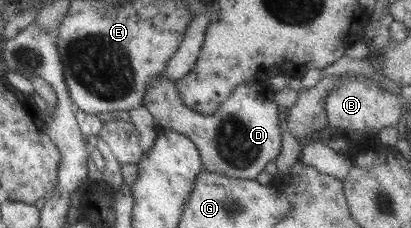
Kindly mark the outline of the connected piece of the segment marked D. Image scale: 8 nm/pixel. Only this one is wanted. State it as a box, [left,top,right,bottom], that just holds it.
[141,76,280,180]

